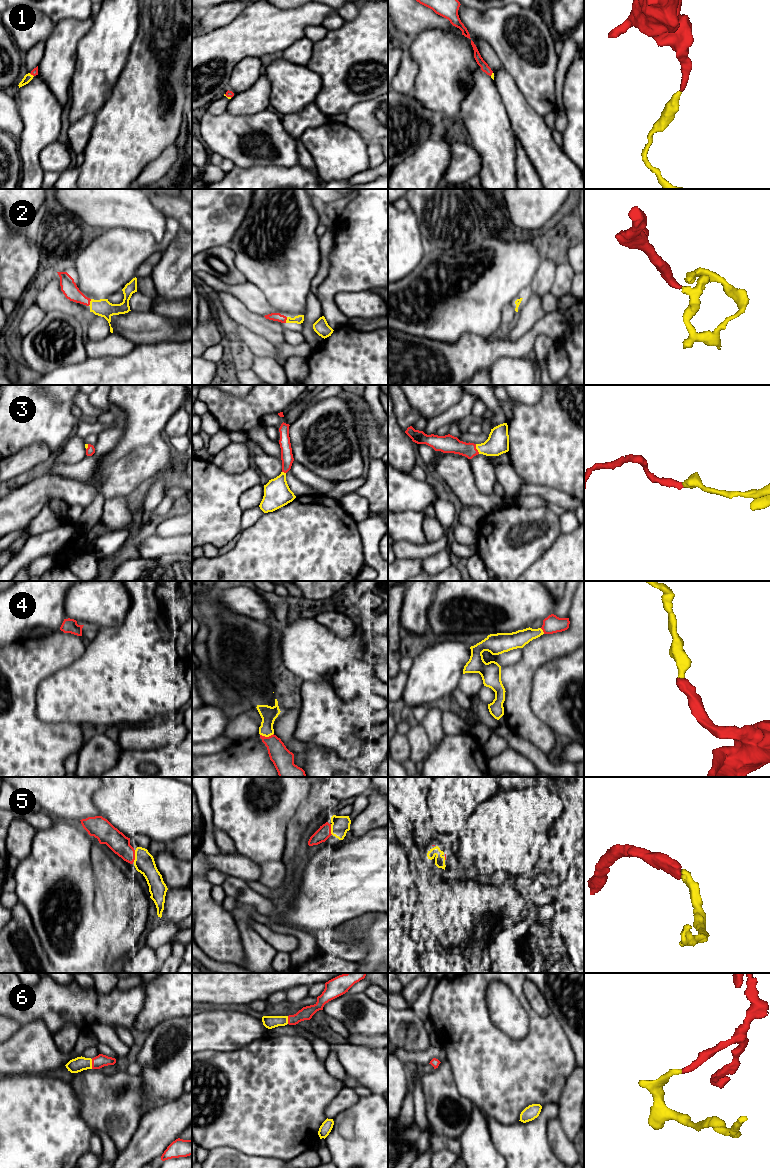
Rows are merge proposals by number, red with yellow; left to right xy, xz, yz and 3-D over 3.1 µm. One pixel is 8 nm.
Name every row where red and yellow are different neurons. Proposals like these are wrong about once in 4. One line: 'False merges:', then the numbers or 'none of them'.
False merges: none of them

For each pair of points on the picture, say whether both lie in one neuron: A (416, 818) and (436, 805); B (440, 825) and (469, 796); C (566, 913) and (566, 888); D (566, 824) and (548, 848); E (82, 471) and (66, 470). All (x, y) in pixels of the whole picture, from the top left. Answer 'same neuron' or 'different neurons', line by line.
A: different neurons
B: same neuron
C: same neuron
D: same neuron
E: same neuron

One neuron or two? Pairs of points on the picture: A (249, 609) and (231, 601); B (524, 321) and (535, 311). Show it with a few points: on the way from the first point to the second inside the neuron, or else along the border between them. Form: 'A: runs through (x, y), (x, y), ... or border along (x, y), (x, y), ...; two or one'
A: runs through (245, 605), (241, 601), (235, 601); one
B: runs through (527, 318), (532, 313); one

